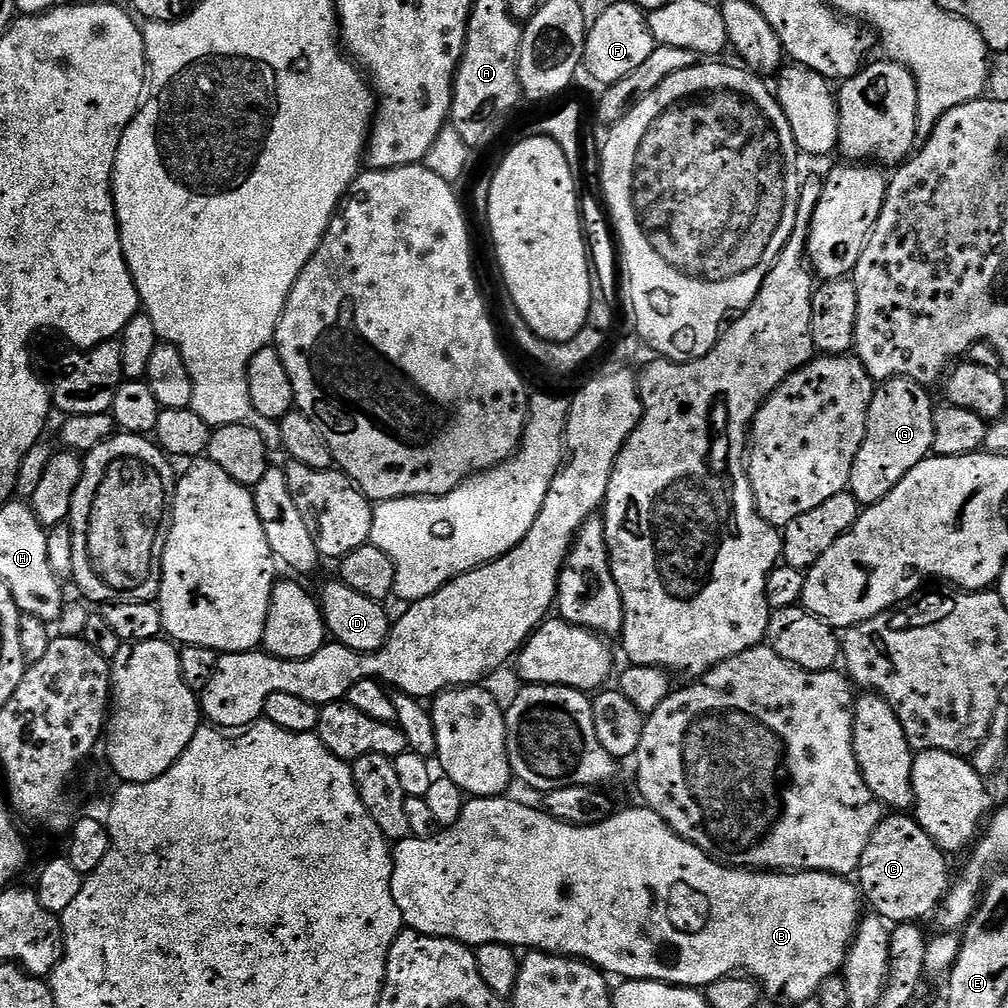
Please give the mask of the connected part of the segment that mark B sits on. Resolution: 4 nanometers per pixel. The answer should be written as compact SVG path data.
M507 795L469 799L458 822L447 825L446 830L437 831L430 838L409 838L395 845L392 853L392 893L394 902L398 902L398 910L402 910L404 923L411 931L458 940L469 946L506 944L517 950L539 950L554 952L558 956L575 956L577 960L595 964L605 974L620 976L616 978L657 980L663 984L676 984L679 988L704 990L724 976L744 973L759 981L765 993L781 992L792 1004L800 1004L811 996L813 999L826 978L837 975L845 967L849 948L862 919L862 896L851 879L833 876L831 872L774 872L722 864L707 856L689 840L682 839L654 809L647 806L613 811L595 824L567 824L539 807L531 808L528 804L508 799Z

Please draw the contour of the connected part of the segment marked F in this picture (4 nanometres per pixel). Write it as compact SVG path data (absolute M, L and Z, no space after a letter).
M634 2L612 4L597 20L591 21L584 43L583 71L589 72L600 86L607 86L634 74L658 47L648 25L648 17Z

